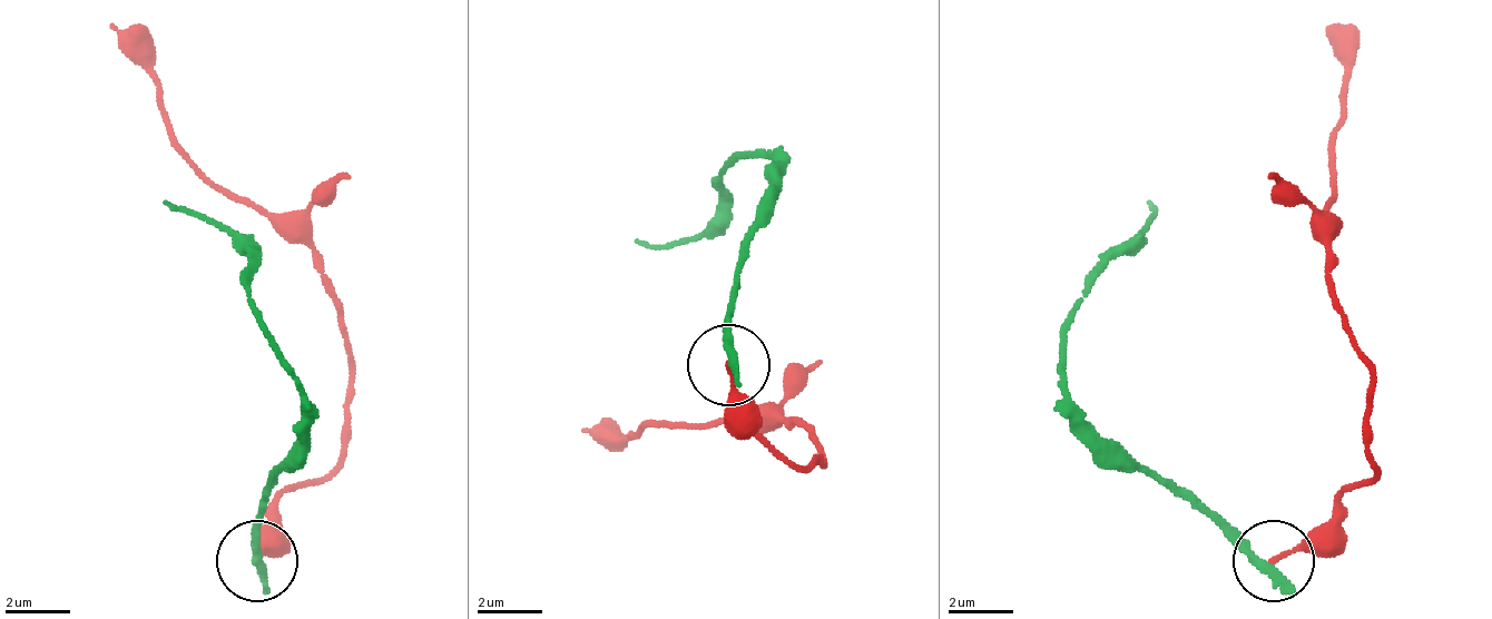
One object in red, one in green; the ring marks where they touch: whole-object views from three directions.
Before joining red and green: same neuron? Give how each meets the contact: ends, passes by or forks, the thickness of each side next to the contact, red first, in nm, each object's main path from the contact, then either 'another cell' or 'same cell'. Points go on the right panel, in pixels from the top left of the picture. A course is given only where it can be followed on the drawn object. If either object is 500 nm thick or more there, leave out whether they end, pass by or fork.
red ends | green ends | 150/340 nm | red via (1275, 562), (1316, 530), (1373, 473), (1364, 457), (1373, 359), (1332, 294), (1332, 155), (1341, 82), (1341, 25) | green via (1275, 562), (1250, 562), (1194, 505), (1137, 473), (1063, 383), (1079, 294), (1103, 261), (1145, 237), (1145, 204) | another cell

